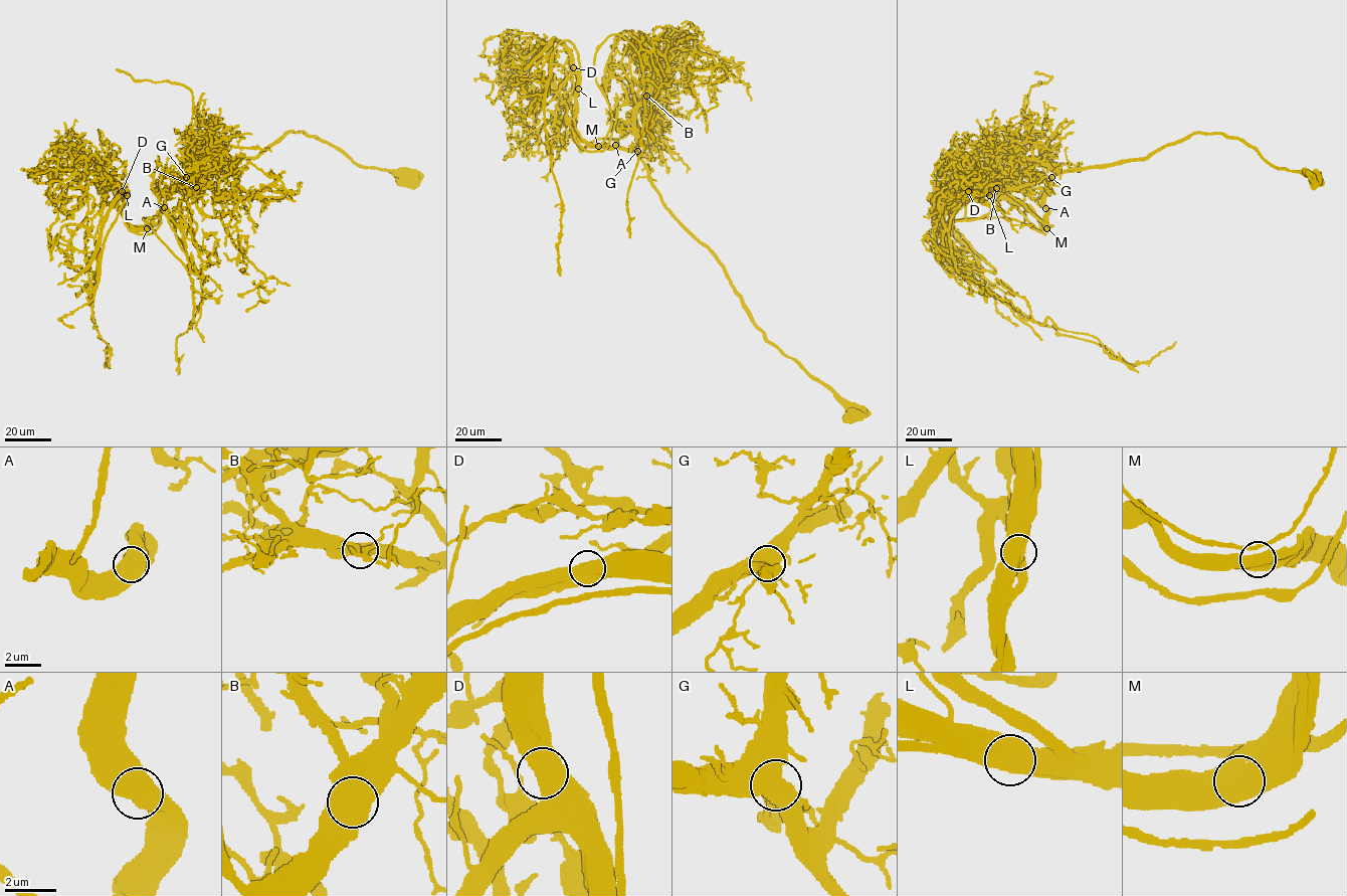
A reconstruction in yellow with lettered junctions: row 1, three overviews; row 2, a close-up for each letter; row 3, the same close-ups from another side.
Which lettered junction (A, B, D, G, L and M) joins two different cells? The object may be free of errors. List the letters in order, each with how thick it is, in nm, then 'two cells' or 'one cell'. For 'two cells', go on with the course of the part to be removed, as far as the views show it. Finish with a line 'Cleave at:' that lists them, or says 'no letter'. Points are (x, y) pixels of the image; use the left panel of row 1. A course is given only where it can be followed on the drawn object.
A: 750 nm thick; one cell
B: 700 nm thick; one cell
D: 650 nm thick; one cell
G: 750 nm thick; one cell
L: 750 nm thick; two cells; foreign part runs (127, 195), (128, 228), (149, 234), (159, 218), (143, 218), (191, 278), (192, 324), (177, 337), (178, 374)
M: 700 nm thick; one cell
Cleave at: L

